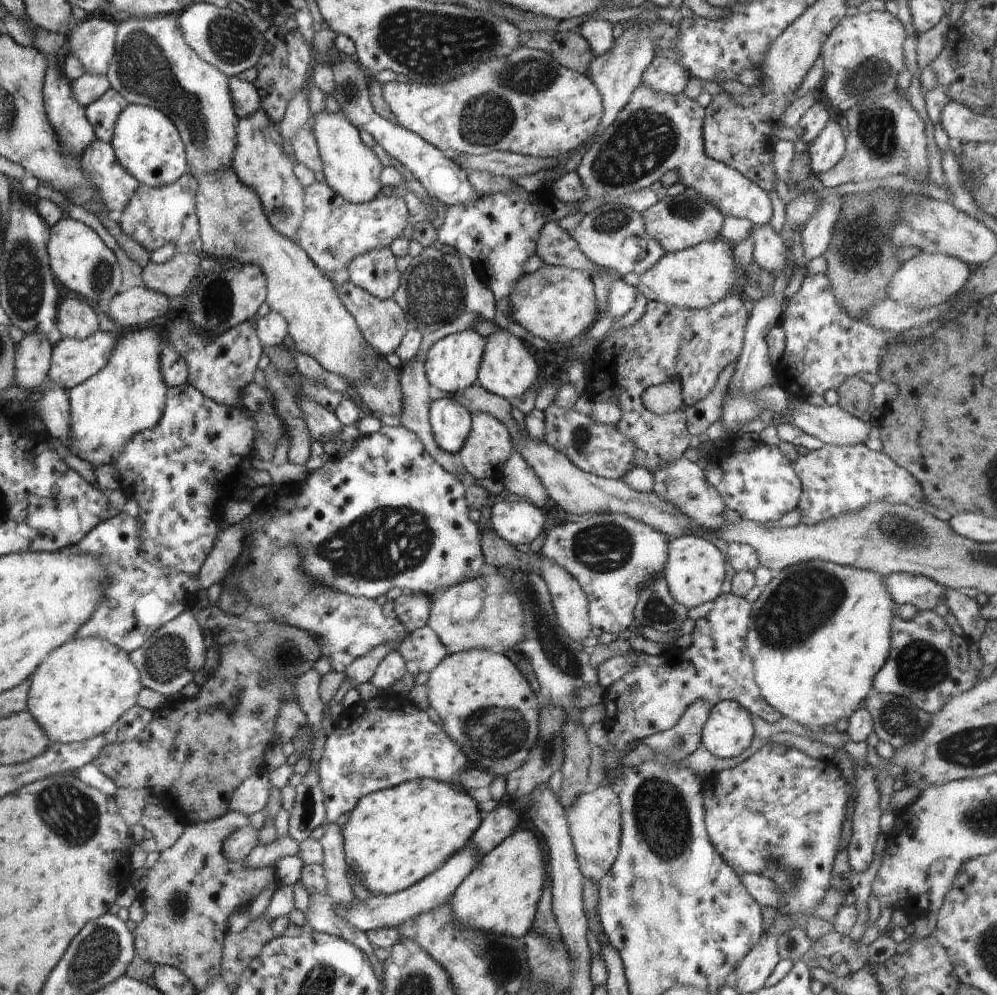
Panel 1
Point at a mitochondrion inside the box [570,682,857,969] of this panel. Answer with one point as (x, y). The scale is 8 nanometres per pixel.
(661, 816)

